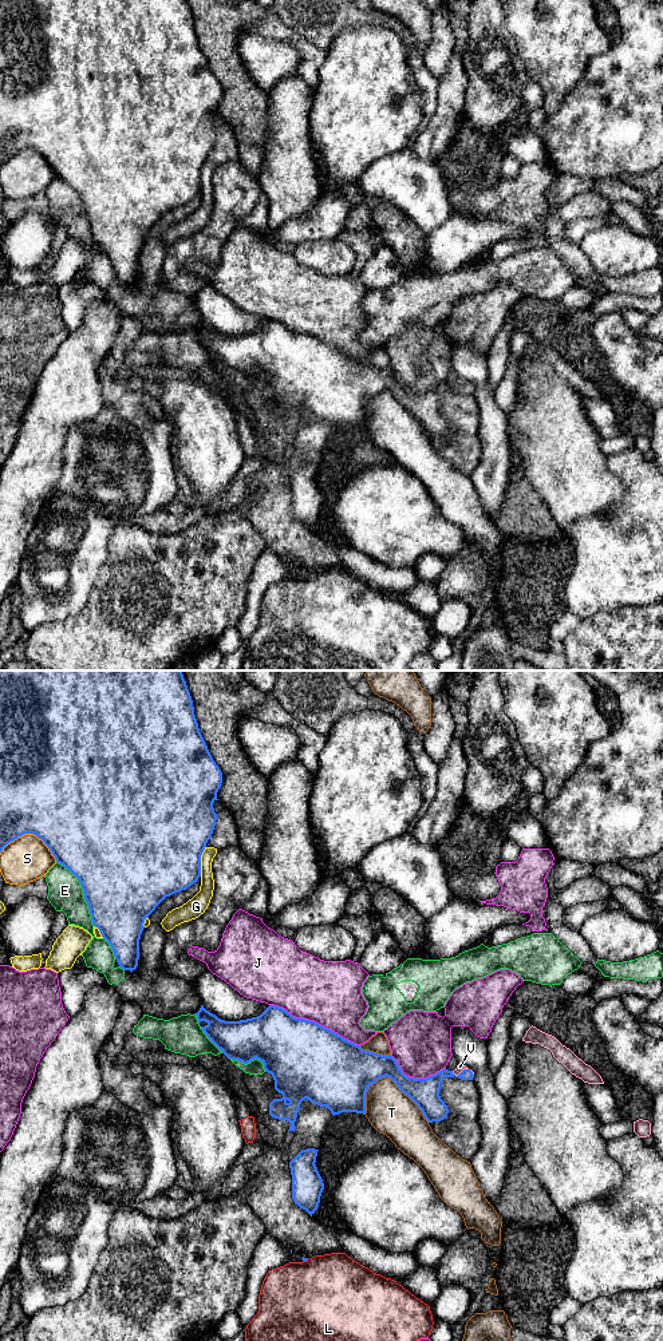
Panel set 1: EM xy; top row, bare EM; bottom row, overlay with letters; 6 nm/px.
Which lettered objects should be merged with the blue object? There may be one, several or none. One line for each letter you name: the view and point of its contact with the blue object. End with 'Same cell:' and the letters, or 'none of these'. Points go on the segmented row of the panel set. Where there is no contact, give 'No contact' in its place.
V: Touches blue at xy (464, 1069)
Same cell: V

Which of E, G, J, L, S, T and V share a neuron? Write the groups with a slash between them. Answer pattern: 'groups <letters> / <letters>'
groups E / G / J / L / S / T / V

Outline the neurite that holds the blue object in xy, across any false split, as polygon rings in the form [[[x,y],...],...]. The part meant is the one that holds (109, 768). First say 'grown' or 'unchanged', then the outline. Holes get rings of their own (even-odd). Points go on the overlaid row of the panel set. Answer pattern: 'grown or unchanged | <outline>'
unchanged | [[[0,670],[0,853],[3,848],[24,834],[33,834],[44,842],[56,862],[68,869],[80,882],[84,899],[88,905],[91,921],[99,929],[102,937],[110,944],[115,960],[123,970],[135,970],[139,960],[139,940],[145,929],[145,919],[166,898],[182,890],[186,890],[201,877],[201,855],[210,839],[217,814],[213,803],[222,783],[222,772],[213,760],[208,745],[200,732],[194,715],[193,700],[181,670]]]

